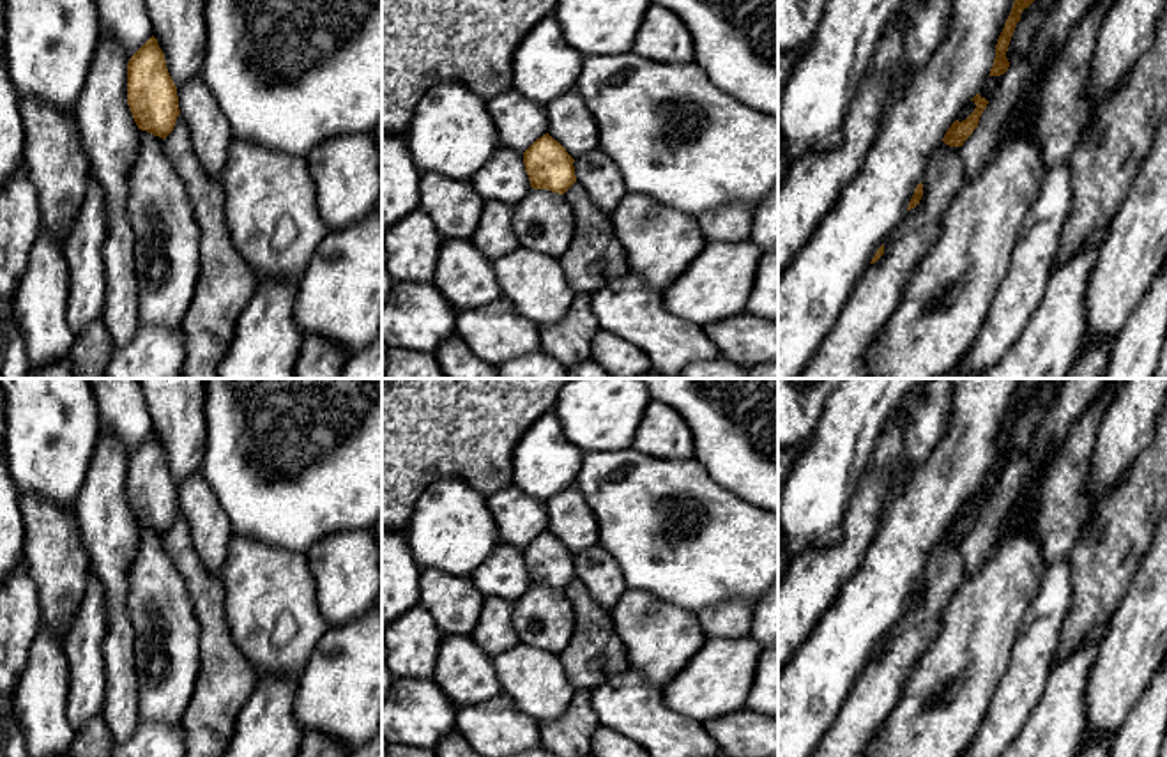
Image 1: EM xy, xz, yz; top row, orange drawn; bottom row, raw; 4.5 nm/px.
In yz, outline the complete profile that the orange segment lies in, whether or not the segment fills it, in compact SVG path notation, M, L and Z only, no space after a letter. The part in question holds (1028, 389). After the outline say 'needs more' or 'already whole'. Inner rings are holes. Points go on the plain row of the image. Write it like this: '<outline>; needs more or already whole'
M1024 378L1018 391L1015 393L1011 409L1004 419L1004 424L997 435L995 440L995 455L994 455L994 462L990 465L988 472L1001 472L1008 467L1010 458L1006 455L1006 447L1011 437L1011 432L1015 428L1017 419L1020 417L1020 410L1024 405L1027 405L1036 393L1052 378Z; already whole

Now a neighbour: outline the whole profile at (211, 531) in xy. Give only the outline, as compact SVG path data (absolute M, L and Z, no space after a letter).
M202 470L177 485L179 506L191 531L193 547L209 575L221 577L226 562L230 538L233 534L230 518L207 485Z

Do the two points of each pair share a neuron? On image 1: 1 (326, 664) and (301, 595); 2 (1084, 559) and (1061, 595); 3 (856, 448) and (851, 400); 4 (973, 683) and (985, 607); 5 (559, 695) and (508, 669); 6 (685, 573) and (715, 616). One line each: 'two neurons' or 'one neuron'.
1: two neurons
2: two neurons
3: one neuron
4: one neuron
5: one neuron
6: two neurons

